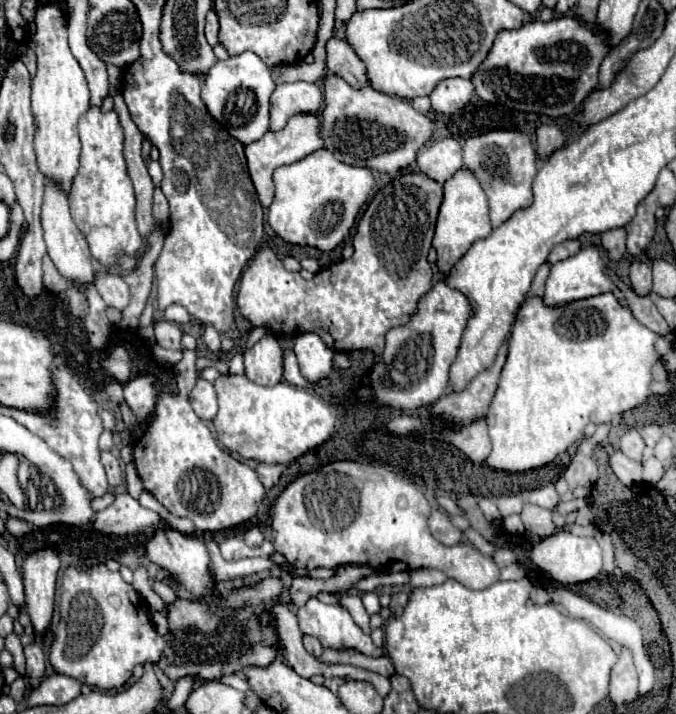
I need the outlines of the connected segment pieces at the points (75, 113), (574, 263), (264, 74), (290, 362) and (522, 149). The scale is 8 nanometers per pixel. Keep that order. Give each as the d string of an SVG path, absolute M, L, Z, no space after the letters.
M46 4L36 10L36 34L32 36L32 50L38 56L38 72L32 80L32 112L36 114L36 162L44 178L56 178L56 182L64 182L64 192L68 194L72 188L72 180L78 170L80 156L80 140L78 140L78 118L88 112L90 94L84 72L78 60L72 56L66 40L66 26L62 24L62 14Z
M586 246L582 248L578 254L570 256L568 260L556 262L552 266L552 272L548 276L546 282L546 292L544 292L544 302L548 306L558 306L558 304L566 304L572 300L580 300L580 298L590 298L590 296L598 296L598 294L606 294L612 292L616 294L618 302L628 308L628 302L624 302L624 292L612 282L610 274L606 272L606 260L602 256L602 250L598 246Z
M242 52L216 62L216 66L208 70L202 84L202 100L208 112L228 130L230 136L242 144L250 144L268 132L268 100L274 88L276 82L272 80L266 64L254 52Z
M283 349L284 354L284 380L300 386L300 388L308 388L308 382L302 378L300 368L298 368L297 358L292 350Z
M490 130L486 134L468 138L464 144L464 166L470 168L482 182L484 192L490 200L490 222L498 228L506 222L512 212L524 208L532 202L530 184L538 172L536 154L530 138L518 130Z

